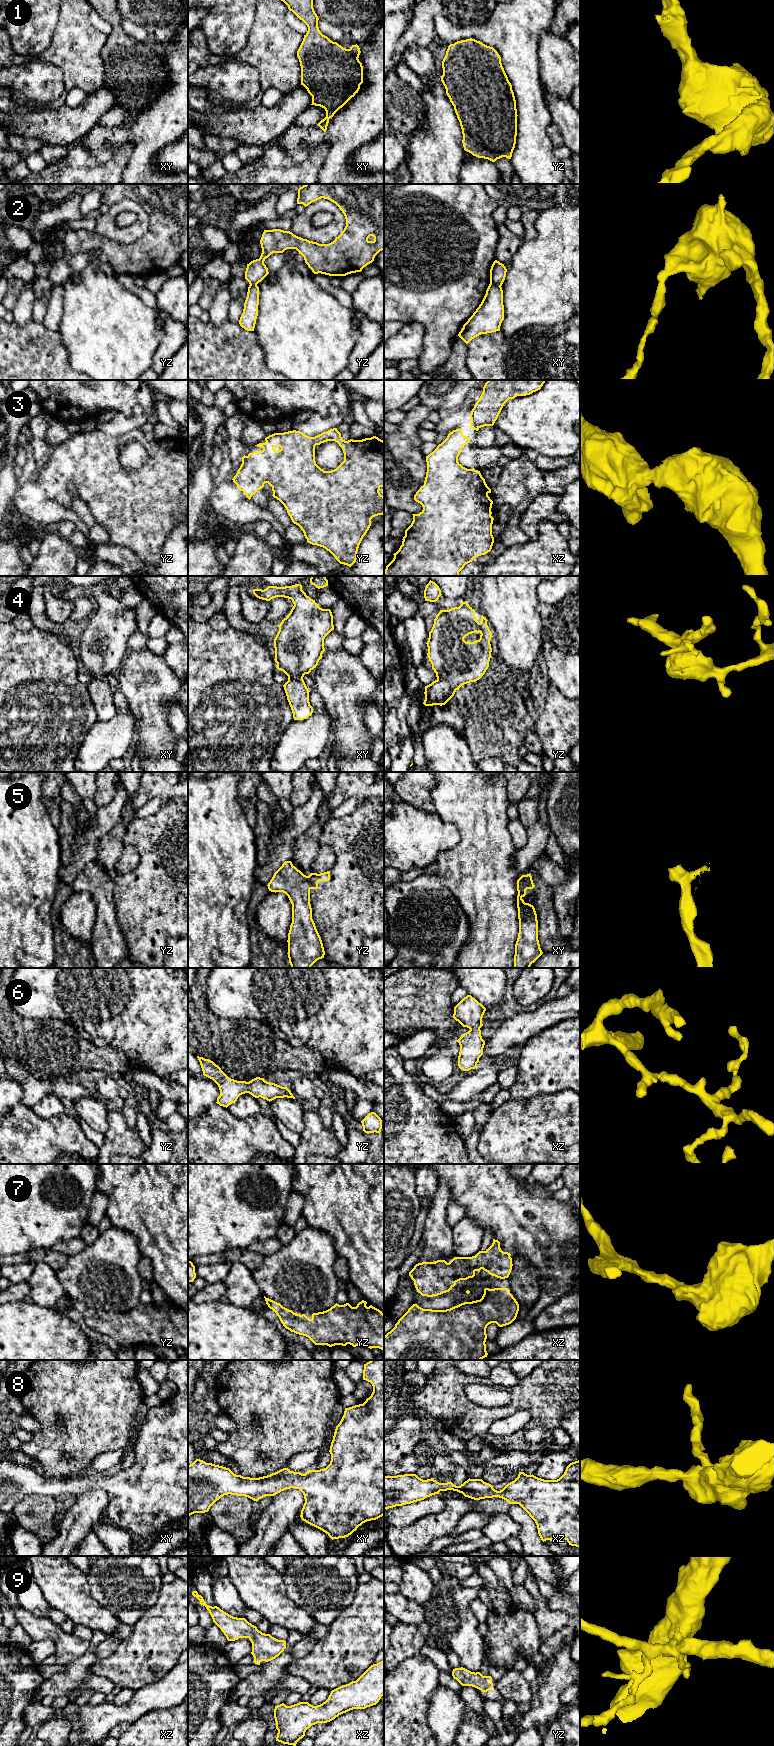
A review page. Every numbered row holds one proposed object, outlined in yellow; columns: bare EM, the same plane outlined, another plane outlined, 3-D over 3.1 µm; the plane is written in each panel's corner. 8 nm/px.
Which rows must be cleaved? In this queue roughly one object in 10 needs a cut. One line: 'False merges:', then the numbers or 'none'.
False merges: 2, 5

